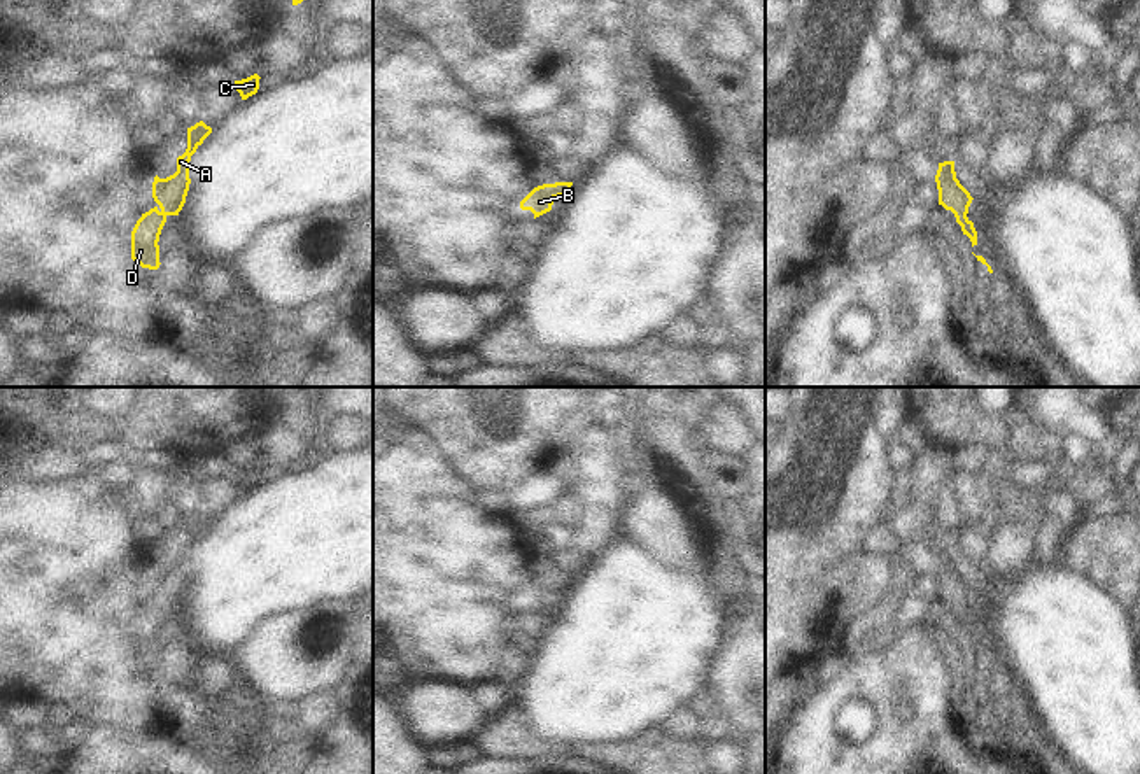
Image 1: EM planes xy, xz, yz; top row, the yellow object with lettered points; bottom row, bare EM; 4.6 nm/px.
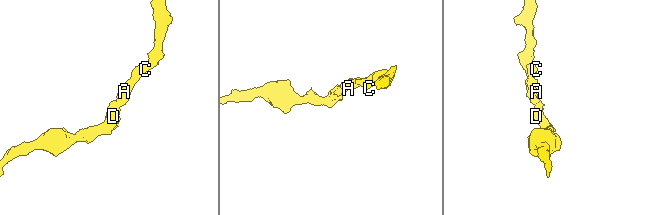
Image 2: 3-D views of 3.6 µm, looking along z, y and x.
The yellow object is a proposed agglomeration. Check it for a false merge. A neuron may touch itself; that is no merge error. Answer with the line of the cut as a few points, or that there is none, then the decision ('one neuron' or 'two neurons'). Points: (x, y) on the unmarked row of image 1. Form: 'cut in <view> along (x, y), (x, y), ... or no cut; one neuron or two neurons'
no cut; one neuron

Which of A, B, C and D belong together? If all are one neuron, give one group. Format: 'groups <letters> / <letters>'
groups A B C D

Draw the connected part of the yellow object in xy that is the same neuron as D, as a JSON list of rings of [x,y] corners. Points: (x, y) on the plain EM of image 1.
[[[203,513],[187,520],[187,541],[177,550],[177,564],[166,571],[154,569],[152,590],[158,595],[142,606],[131,623],[131,651],[142,660],[159,660],[159,627],[168,608],[179,608],[189,583],[189,553],[212,520]]]

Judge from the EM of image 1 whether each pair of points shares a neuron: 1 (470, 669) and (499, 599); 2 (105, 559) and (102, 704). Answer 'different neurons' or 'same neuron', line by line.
1: same neuron
2: same neuron

